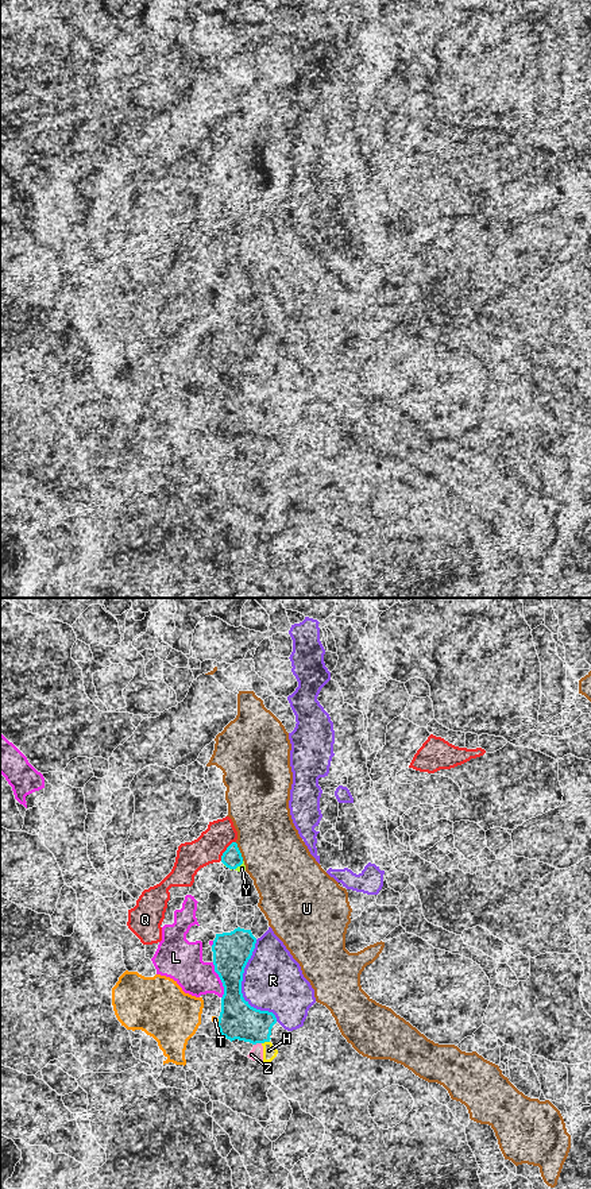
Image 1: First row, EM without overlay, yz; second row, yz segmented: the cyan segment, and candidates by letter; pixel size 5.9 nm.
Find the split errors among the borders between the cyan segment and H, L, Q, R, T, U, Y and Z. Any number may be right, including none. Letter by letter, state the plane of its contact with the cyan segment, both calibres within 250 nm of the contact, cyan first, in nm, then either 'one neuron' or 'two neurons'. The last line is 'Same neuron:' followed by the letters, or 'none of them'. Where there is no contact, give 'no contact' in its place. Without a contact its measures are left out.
H: yz | 220/80 nm | two neurons
L: yz | 220/240 nm | two neurons
Q: yz | 120/180 nm | two neurons
R: yz | 220/360 nm | two neurons
T: yz | 220/40 nm | two neurons
U: yz | 120/380 nm | two neurons
Y: yz | 120/50 nm | one neuron
Z: yz | 220/80 nm | two neurons
Same neuron: Y

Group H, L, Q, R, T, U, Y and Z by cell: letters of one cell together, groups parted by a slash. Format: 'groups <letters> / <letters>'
groups H Z / L / Q / R / T / U / Y

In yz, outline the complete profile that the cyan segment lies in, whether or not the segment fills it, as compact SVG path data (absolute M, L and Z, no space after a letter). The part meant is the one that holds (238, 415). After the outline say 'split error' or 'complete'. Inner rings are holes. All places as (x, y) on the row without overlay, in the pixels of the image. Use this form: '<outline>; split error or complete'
M237 323L231 328L216 329L212 340L215 367L224 382L217 422L231 437L270 437L271 424L277 418L273 408L251 402L242 389L244 363L255 339L251 325Z; complete

